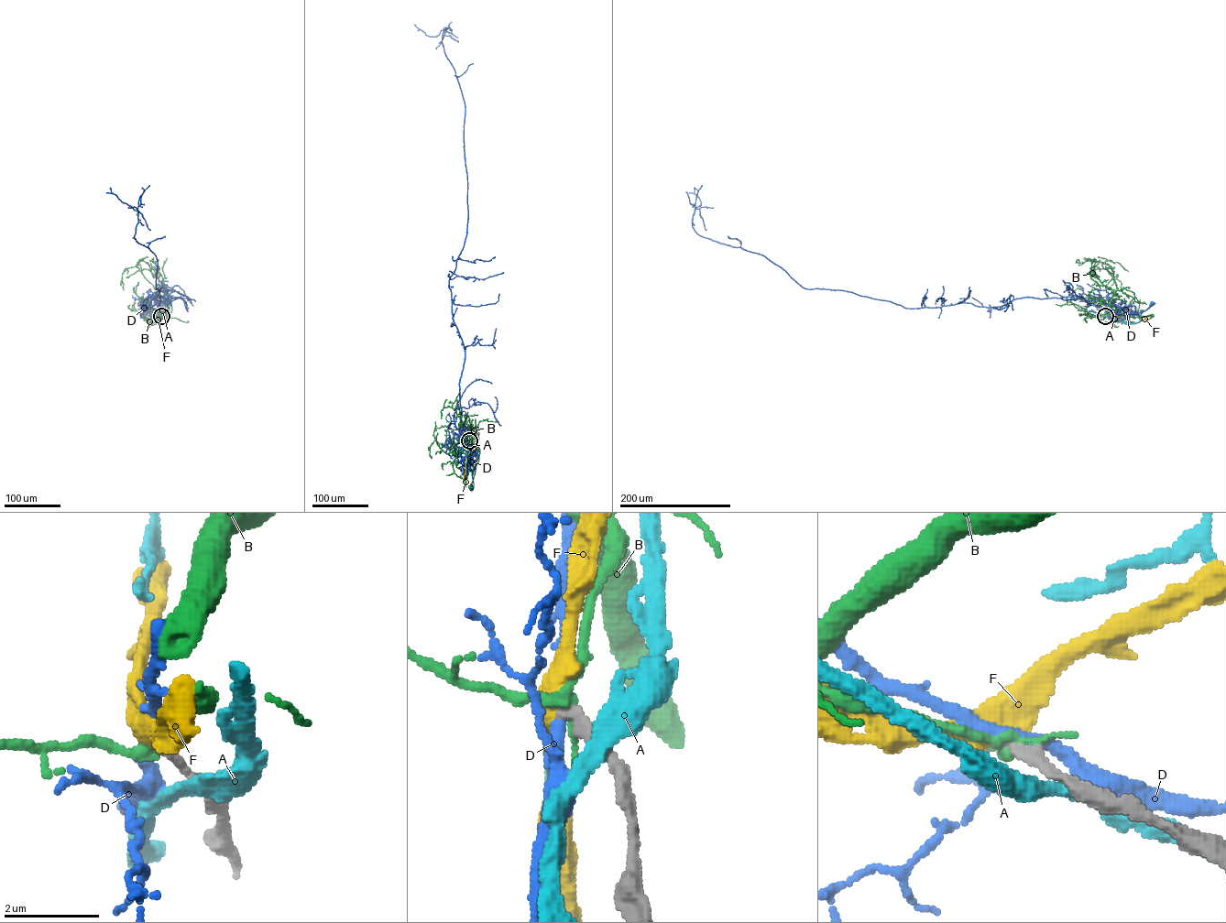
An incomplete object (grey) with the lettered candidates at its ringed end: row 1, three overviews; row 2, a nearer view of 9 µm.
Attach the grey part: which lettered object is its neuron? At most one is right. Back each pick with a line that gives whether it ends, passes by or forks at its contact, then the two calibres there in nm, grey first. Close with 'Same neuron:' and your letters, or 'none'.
F: it passes by; 240 nm thick on the grey side, 400 nm on the other
Same neuron: F

